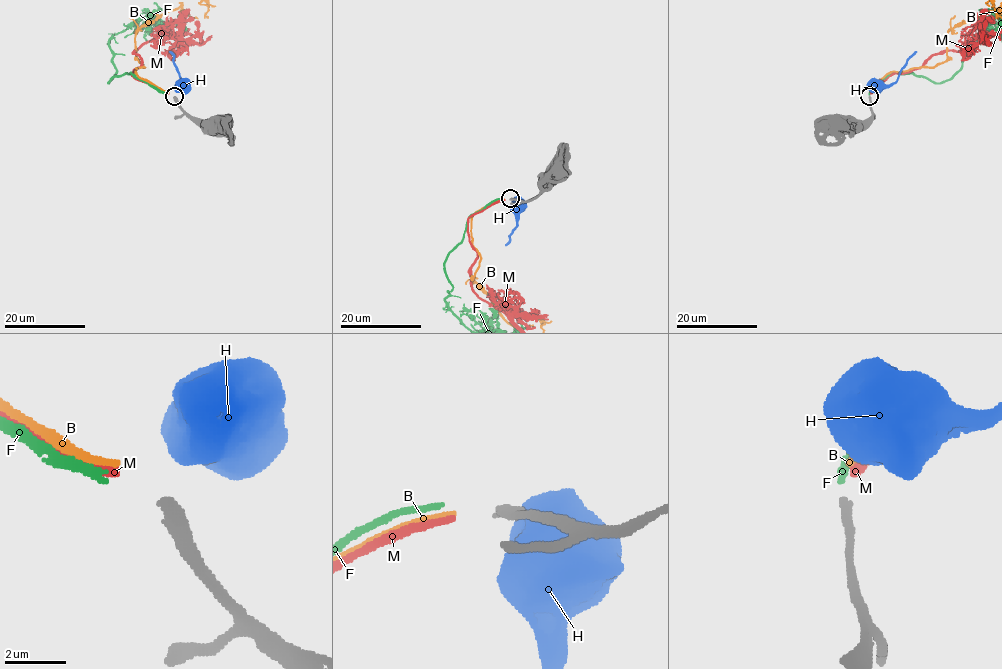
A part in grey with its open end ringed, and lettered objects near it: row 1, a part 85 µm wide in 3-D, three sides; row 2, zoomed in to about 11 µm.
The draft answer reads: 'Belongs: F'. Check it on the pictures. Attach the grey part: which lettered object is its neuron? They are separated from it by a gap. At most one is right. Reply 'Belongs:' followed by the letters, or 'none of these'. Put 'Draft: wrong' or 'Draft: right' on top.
Draft: wrong
Belongs: none of these

